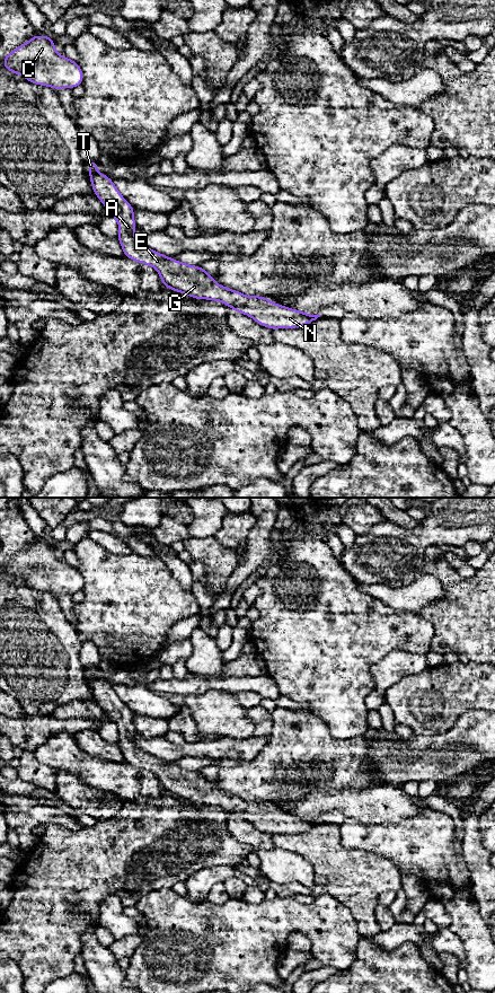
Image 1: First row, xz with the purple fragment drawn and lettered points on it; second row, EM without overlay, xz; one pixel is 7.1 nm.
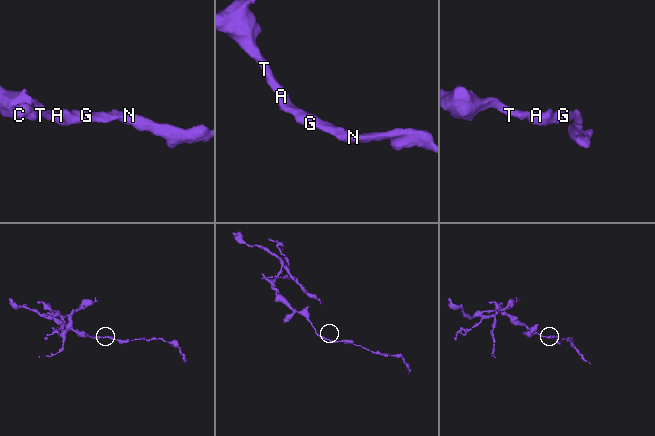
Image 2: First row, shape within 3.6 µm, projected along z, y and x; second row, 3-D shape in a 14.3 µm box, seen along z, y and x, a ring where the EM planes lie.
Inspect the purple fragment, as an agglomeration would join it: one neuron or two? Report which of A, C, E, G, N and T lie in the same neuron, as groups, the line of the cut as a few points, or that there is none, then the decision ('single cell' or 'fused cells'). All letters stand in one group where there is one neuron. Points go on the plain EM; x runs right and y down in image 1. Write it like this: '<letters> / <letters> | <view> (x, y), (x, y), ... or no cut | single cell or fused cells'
A C E G N T | no cut | single cell

